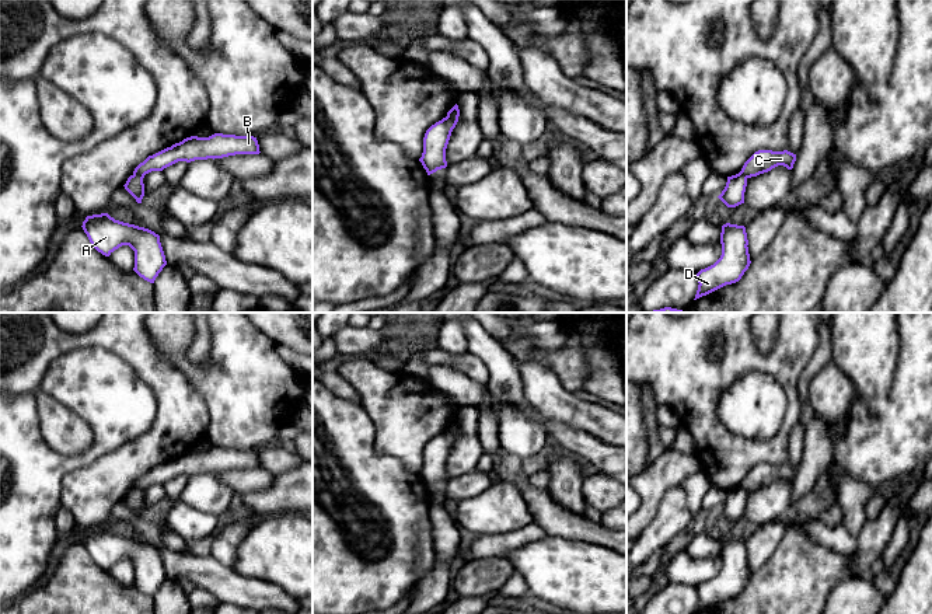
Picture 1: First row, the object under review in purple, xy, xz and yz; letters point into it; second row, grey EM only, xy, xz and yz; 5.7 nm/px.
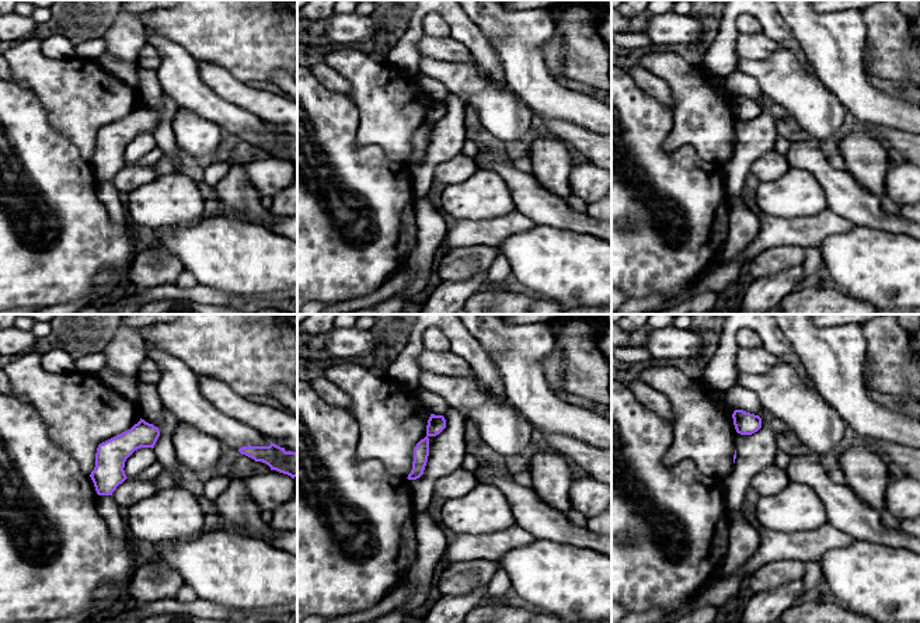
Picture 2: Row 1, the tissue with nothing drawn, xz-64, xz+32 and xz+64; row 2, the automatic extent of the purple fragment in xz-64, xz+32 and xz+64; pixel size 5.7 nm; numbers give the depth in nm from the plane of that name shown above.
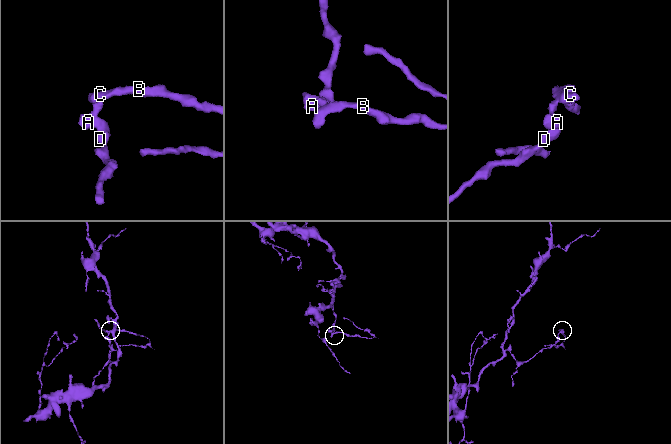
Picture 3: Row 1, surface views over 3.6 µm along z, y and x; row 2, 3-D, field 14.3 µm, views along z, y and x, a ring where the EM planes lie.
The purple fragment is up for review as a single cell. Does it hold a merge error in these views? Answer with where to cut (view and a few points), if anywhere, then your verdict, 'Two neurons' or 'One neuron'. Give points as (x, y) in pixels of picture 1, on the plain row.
Split along xy (133, 487), (143, 489). Two neurons

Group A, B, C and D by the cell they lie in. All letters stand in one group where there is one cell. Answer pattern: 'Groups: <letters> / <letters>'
Groups: A D / B C

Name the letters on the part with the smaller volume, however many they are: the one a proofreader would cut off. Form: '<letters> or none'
B, C

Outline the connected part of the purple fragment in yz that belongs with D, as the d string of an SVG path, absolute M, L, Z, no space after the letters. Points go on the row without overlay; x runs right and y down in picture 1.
M726 537L720 547L722 569L711 580L697 587L698 604L695 613L706 610L726 599L736 597L748 583L751 575L744 540Z

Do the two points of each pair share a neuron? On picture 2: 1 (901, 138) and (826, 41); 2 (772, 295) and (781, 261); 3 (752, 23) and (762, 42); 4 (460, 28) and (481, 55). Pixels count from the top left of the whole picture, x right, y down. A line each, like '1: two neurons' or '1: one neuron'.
1: two neurons
2: two neurons
3: two neurons
4: one neuron

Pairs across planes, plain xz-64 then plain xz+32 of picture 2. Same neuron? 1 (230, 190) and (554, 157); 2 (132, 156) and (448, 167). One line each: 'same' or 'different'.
1: same
2: different

